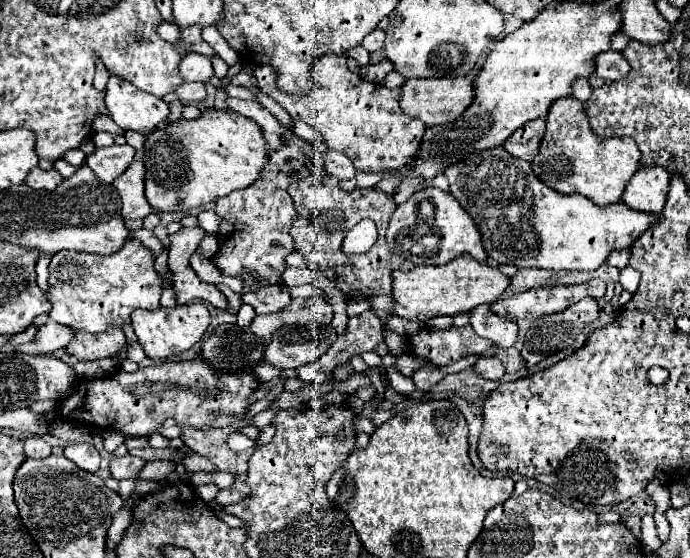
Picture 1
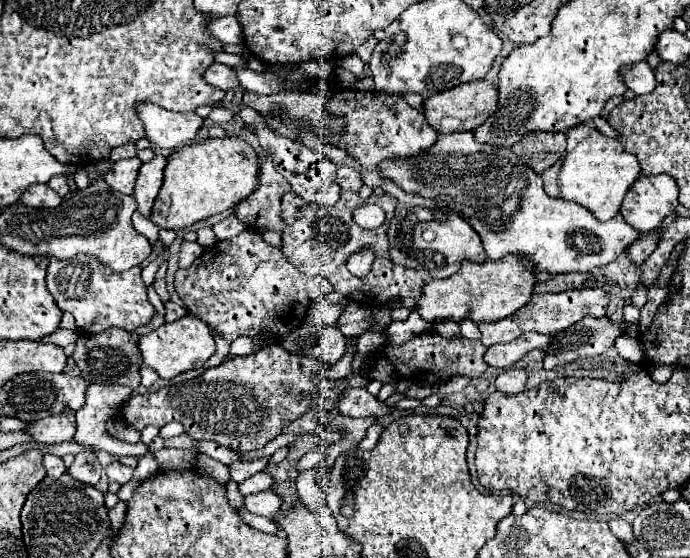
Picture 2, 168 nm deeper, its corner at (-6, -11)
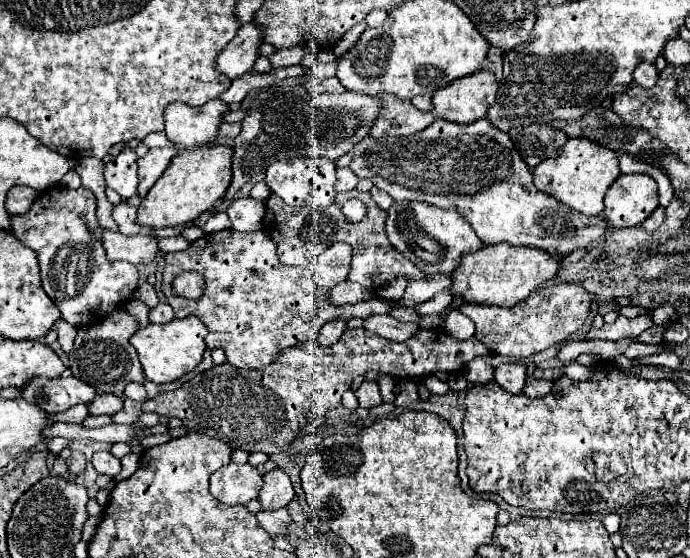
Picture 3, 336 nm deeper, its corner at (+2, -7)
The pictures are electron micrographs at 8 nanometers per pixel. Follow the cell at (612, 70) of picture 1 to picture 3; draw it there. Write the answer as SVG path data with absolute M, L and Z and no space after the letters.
M641 62L635 72L633 72L633 80L637 82L637 86L641 88L653 88L657 82L657 68L653 64Z

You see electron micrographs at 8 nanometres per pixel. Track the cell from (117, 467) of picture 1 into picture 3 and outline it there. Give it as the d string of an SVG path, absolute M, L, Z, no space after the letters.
M95 452L91 462L99 474L107 474L113 478L121 472L121 462L115 456L111 456L111 452Z

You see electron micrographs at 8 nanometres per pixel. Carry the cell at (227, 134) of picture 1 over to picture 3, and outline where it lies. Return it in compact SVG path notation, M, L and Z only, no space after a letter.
M197 146L183 148L163 176L155 182L151 192L143 198L137 208L137 222L151 228L167 228L167 226L185 226L195 222L201 214L205 214L217 200L221 200L231 184L231 160L233 148L229 146Z

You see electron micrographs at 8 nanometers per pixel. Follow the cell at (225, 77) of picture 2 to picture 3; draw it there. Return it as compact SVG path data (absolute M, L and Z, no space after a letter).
M253 22L241 26L239 34L219 54L217 66L215 66L217 72L225 74L229 80L235 80L245 72L249 72L257 58L257 48L261 44L259 36L261 32Z

